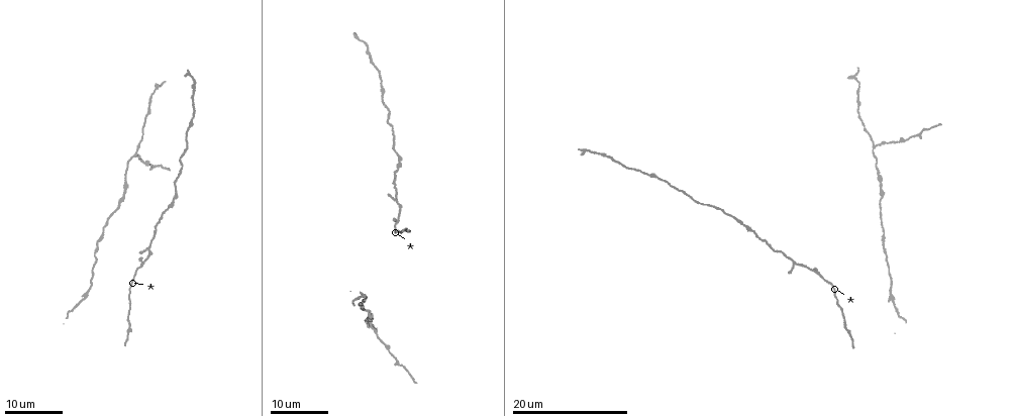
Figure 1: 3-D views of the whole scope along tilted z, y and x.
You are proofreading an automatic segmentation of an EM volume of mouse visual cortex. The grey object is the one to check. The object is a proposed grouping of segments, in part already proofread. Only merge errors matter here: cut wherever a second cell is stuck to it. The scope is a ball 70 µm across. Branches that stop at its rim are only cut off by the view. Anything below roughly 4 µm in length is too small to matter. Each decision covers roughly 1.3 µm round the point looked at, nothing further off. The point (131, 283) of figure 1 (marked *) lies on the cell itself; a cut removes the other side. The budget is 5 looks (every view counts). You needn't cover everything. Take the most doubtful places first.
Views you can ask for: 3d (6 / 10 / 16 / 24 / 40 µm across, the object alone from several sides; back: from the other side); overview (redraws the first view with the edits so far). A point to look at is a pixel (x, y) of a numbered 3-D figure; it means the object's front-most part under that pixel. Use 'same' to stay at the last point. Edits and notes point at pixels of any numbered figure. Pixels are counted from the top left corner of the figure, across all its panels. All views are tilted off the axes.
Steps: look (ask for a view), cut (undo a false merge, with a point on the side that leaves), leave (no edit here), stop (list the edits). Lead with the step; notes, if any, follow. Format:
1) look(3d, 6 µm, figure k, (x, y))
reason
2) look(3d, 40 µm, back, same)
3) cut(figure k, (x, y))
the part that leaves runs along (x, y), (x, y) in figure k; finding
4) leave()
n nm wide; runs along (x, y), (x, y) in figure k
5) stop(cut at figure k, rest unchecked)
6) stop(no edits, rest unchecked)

look(3d, 16 µm, figure 1, (136, 153))
arms part here

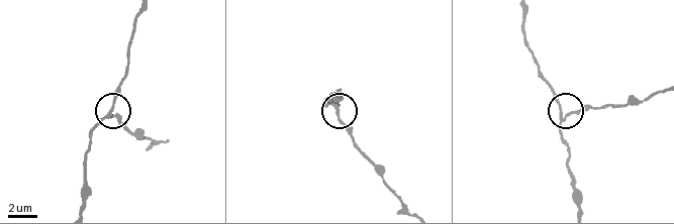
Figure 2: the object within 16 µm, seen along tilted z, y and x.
look(3d, 6 µm, figure 2, (564, 114))
closer look

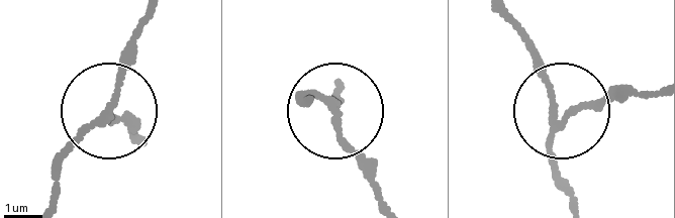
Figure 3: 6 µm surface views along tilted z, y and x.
cut(figure 3, (123, 118))
side arm 14 µm; the part that leaves runs along (559, 127), (621, 95), (653, 93) in figure 3; a second cell is stuck on

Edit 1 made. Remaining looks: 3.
look(3d, 24 µm, figure 1, (876, 173))
sudden change in width

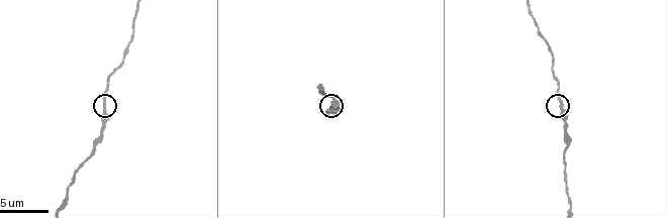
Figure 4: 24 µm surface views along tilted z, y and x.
look(3d, 6 µm, figure 4, (106, 104))

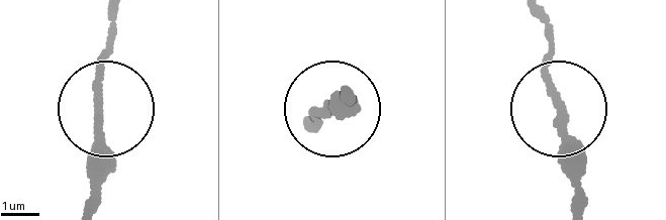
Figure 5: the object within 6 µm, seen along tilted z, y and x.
leave()
runs along (579, 199), (547, 68), (549, 22) in figure 5; all the same cell

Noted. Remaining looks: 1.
stop(cut at figure 3, rest unchecked)

